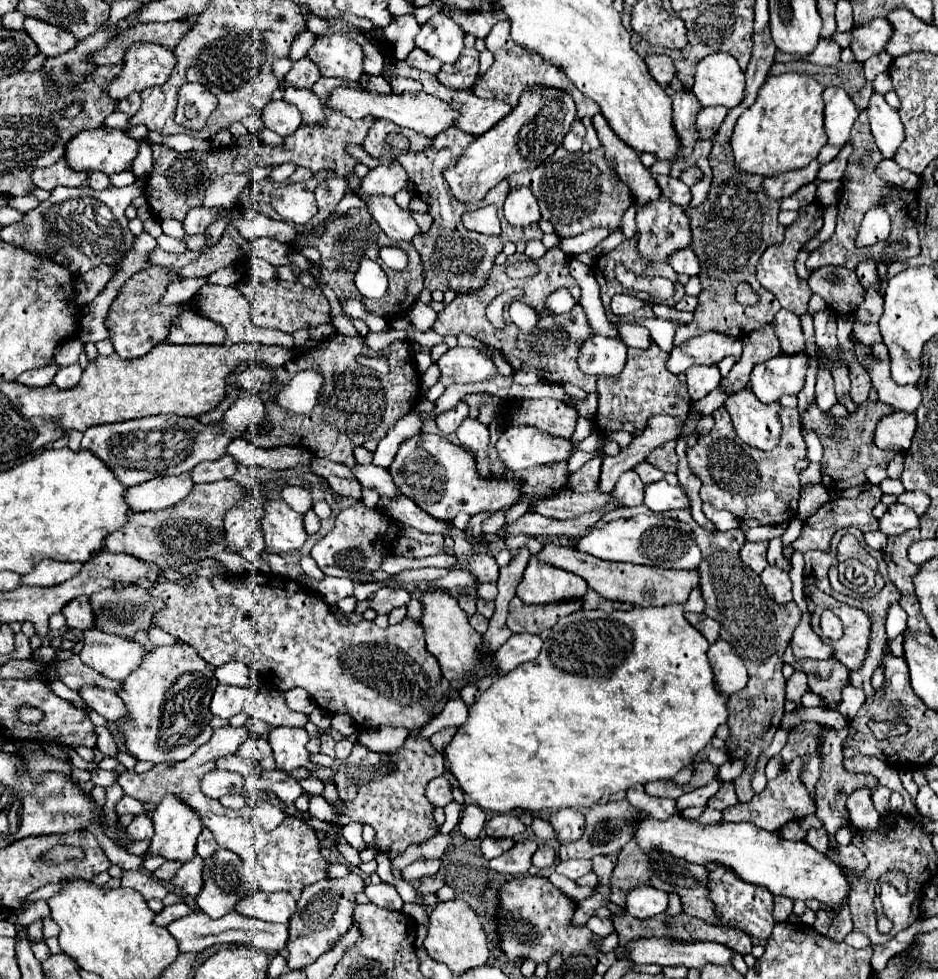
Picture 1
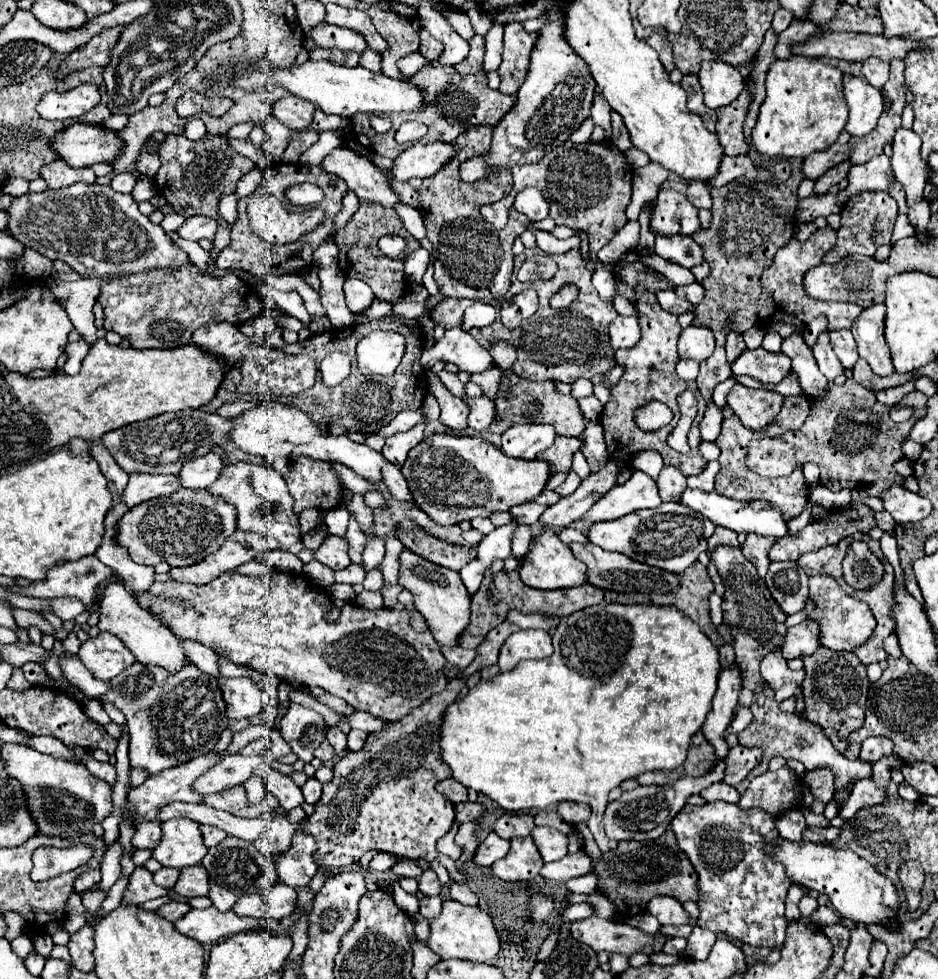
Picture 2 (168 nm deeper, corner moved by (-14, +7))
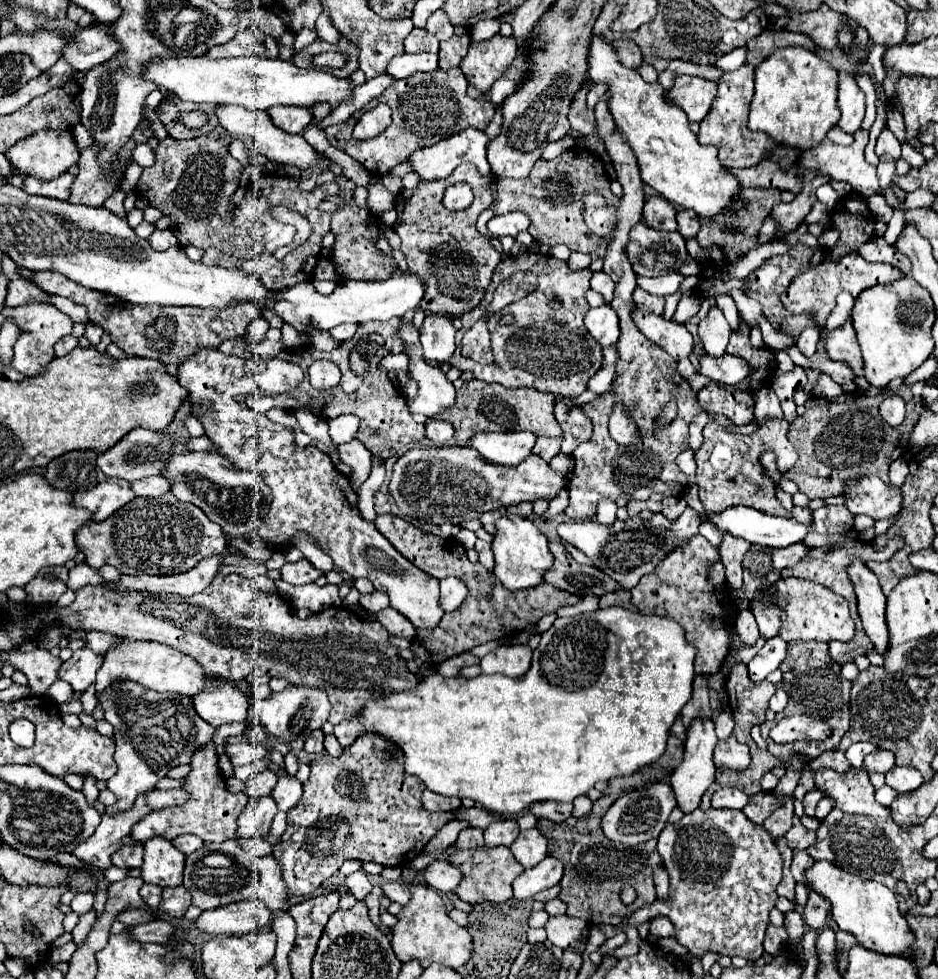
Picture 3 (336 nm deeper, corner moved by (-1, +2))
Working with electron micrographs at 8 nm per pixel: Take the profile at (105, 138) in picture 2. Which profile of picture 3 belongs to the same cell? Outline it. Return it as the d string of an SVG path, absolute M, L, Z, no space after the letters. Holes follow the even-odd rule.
M38 131L12 145L6 157L22 175L48 181L78 163L78 149L72 133Z

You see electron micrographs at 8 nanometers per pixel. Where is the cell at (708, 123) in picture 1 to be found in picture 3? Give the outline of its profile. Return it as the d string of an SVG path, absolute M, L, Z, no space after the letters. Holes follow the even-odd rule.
M742 65L736 71L726 71L718 79L718 95L712 101L710 113L702 119L700 131L698 131L698 141L702 145L716 145L718 147L718 159L722 161L724 167L728 169L740 169L740 167L752 167L758 165L760 161L768 159L774 147L778 145L776 141L770 141L764 133L754 133L748 129L748 109L752 95L754 95L754 70L752 65Z

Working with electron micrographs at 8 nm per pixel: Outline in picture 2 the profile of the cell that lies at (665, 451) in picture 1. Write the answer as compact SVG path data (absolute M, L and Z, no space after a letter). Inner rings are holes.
M637 290L639 292L639 302L637 302L637 310L641 314L639 318L639 326L641 326L641 342L635 346L635 348L629 348L629 350L617 350L615 352L615 360L619 366L623 366L623 378L619 380L619 384L615 388L611 388L611 402L605 404L603 408L603 414L601 414L601 424L603 424L603 430L605 430L605 442L607 442L607 458L609 460L615 460L619 466L621 466L621 474L619 474L619 480L617 484L623 484L633 472L635 468L631 466L631 456L633 452L639 452L639 450L657 450L661 456L663 456L663 462L665 464L673 464L677 468L681 468L681 472L685 476L689 474L701 474L705 470L705 460L697 454L697 446L701 442L701 434L699 434L699 422L705 414L705 400L703 396L699 396L699 388L695 382L685 382L681 380L677 374L675 374L675 364L679 362L679 354L677 354L677 340L679 340L679 332L681 332L681 326L677 322L677 316L675 314L669 314L665 312L663 308L659 308L659 302L653 294L645 292L645 290ZM685 390L691 390L699 402L699 412L695 416L695 422L691 426L691 436L689 436L689 446L691 446L691 454L689 456L683 456L681 452L673 450L669 444L667 444L667 436L671 434L671 430L677 426L679 422L679 406L677 406L677 396ZM653 400L659 400L659 402L665 402L671 410L673 410L673 422L667 424L665 428L661 430L655 430L655 432L643 432L639 430L639 426L635 424L635 412L639 408L643 408L647 402L653 402Z

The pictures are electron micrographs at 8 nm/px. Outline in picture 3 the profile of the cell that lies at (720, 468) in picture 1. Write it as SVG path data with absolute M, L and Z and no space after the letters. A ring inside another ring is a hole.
M768 419L752 435L730 433L730 431L722 429L718 423L708 421L706 427L704 427L704 443L694 455L696 465L698 465L696 483L698 483L698 489L700 489L700 501L704 503L706 513L722 513L722 509L728 509L728 507L734 507L734 505L746 505L746 507L758 509L762 513L788 517L790 511L786 511L780 505L776 495L766 495L760 489L760 483L768 483L768 477L764 475L764 471L758 463L760 453L766 451L766 449L758 447L758 443L756 443L756 441L778 441L778 451L776 451L778 453L778 465L784 471L784 469L788 469L788 459L784 459L784 457L794 451L786 433L788 433L788 423L784 419ZM784 449L788 449L788 453L782 453ZM780 453L782 453L782 463L780 463ZM760 477L764 477L764 479L760 479Z

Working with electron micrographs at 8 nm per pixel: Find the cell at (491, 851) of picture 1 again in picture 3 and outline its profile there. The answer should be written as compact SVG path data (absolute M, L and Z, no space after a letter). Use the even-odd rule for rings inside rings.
M436 859L424 869L424 881L438 893L448 893L458 887L458 883L462 881L462 873L446 859Z

